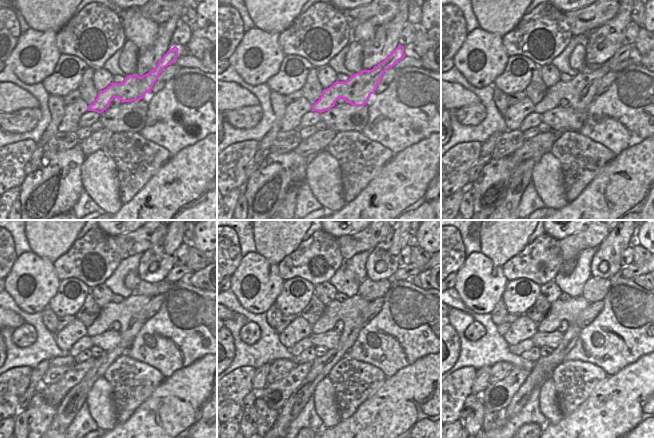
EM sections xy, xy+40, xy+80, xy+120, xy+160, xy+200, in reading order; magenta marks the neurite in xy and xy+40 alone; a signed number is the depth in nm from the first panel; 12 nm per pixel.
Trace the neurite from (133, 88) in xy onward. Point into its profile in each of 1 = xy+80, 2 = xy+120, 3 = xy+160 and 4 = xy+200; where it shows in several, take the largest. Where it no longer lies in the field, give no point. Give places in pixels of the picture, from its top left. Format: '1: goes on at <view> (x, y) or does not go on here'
1: goes on at xy+80 (580, 91)
2: goes on at xy+120 (131, 313)
3: goes on at xy+160 (350, 311)
4: goes on at xy+200 (559, 311)

